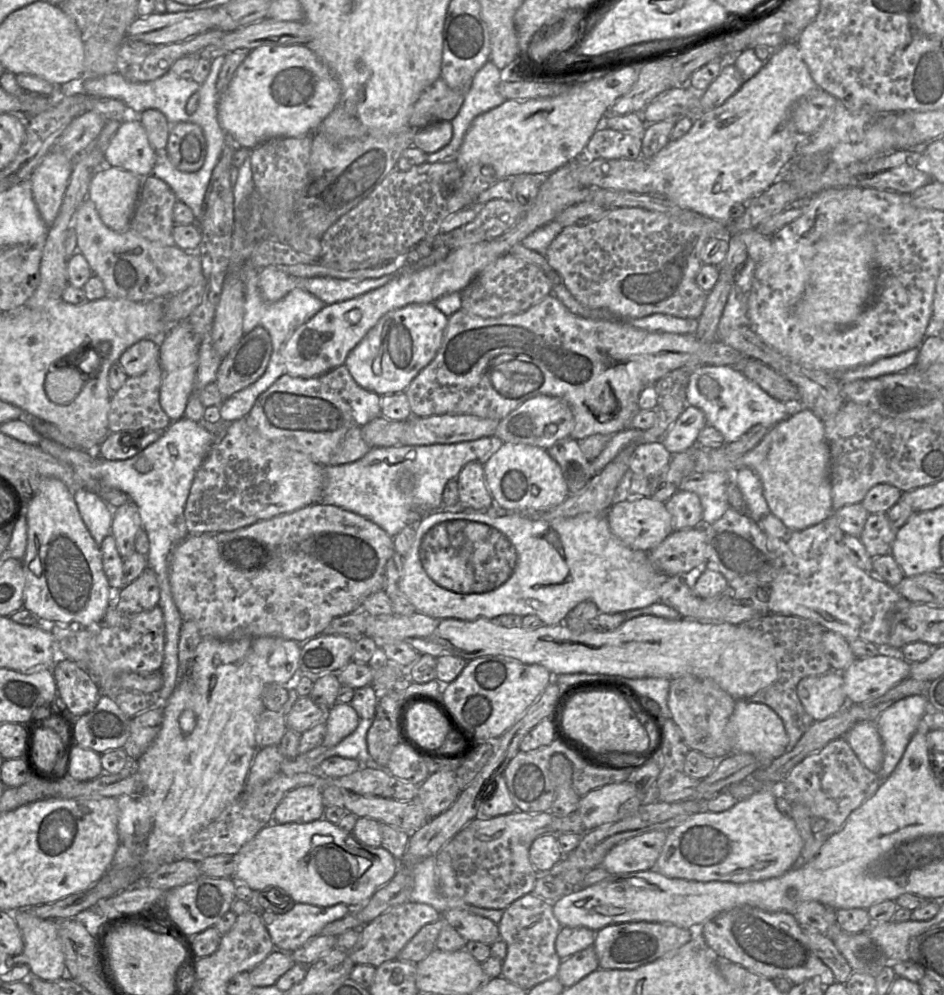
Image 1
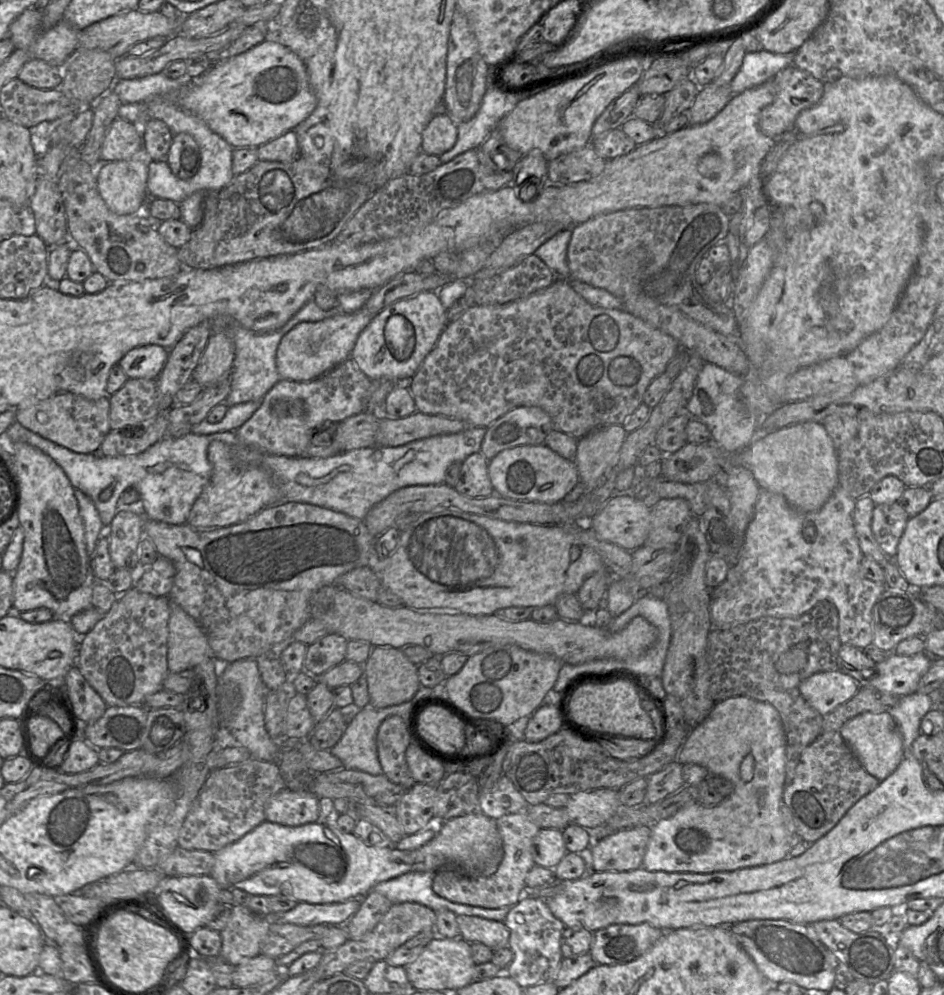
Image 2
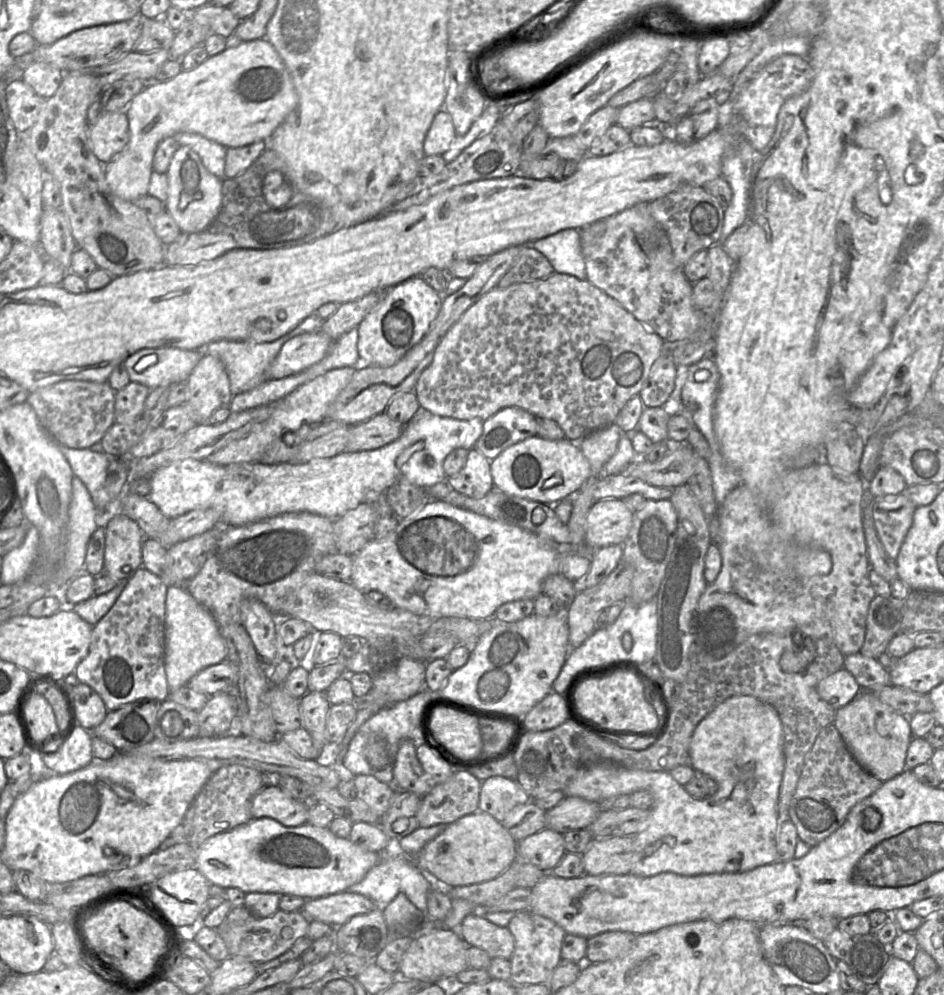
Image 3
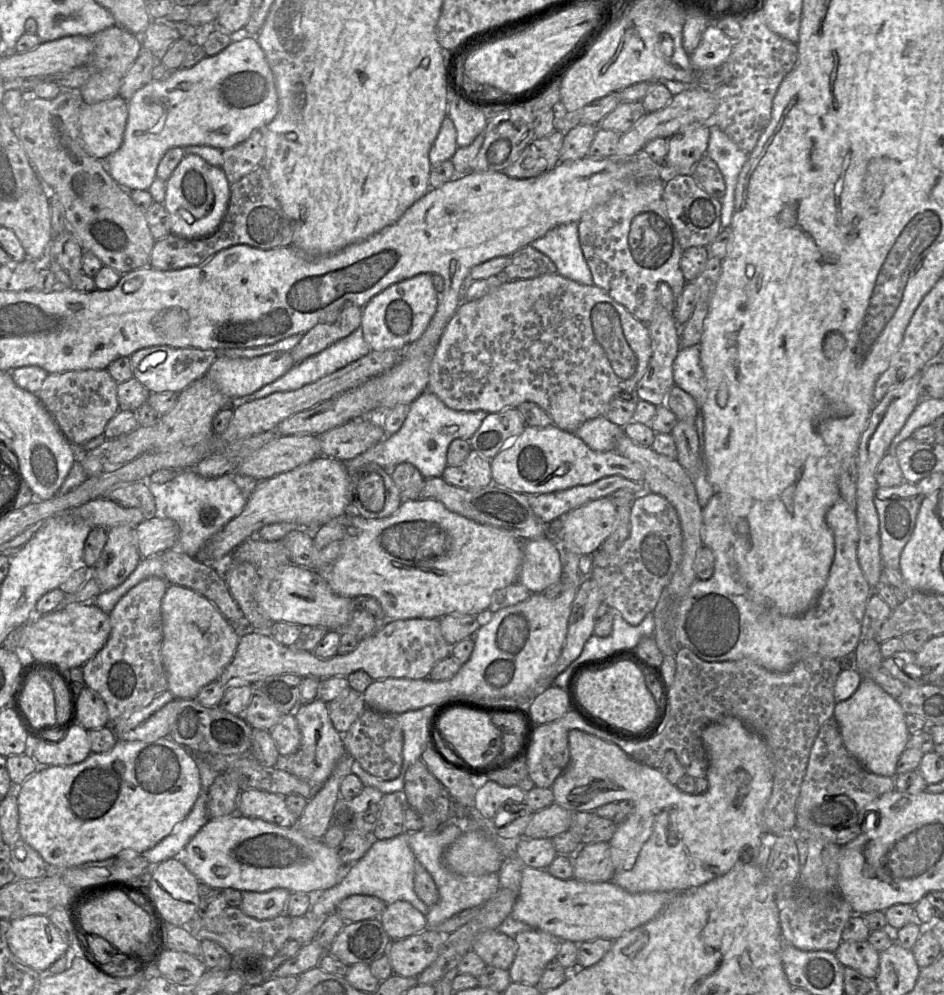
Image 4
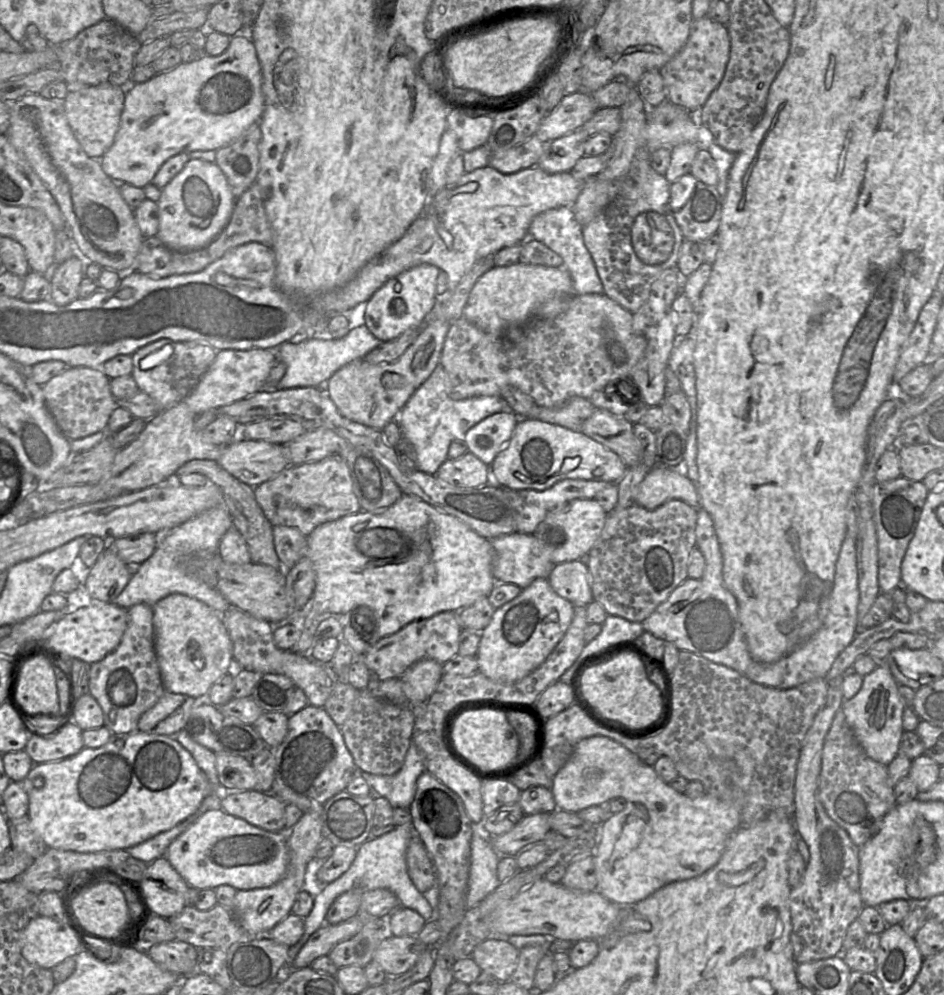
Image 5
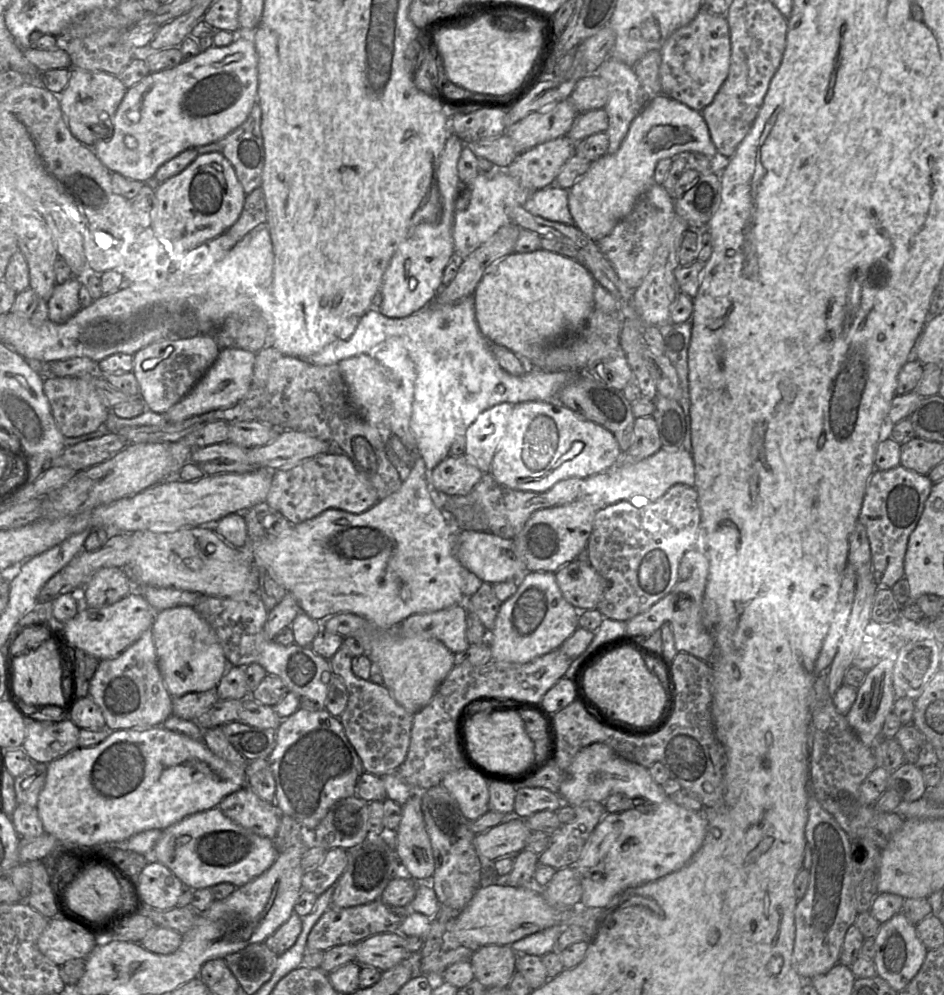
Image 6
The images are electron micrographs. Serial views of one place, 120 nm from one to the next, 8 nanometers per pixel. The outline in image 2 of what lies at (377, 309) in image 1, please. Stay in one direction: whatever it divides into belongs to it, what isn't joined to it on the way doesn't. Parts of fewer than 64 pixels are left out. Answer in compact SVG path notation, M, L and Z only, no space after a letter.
M365 308L342 312L317 322L301 322L286 333L276 351L276 368L280 379L308 382L321 377L350 358L357 338L374 314Z

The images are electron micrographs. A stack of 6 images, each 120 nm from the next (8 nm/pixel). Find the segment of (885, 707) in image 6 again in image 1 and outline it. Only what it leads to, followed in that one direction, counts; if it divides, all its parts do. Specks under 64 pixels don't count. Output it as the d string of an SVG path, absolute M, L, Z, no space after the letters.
M876 722L857 723L843 737L861 763L878 774L883 763L883 745Z

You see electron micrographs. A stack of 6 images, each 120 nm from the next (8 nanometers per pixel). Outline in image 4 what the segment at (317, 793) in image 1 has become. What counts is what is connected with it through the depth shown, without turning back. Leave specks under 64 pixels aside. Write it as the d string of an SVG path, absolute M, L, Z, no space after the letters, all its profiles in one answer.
M258 789L240 792L237 799L237 813L279 827L296 827L298 821L298 817L295 817L286 806L285 797Z

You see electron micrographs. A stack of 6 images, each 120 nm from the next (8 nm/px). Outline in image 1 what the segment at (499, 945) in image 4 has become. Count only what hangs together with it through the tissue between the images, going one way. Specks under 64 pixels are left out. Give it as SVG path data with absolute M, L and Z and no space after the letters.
M447 910L442 914L442 919L451 925L466 942L476 941L491 947L500 938L497 924L488 918L465 910Z

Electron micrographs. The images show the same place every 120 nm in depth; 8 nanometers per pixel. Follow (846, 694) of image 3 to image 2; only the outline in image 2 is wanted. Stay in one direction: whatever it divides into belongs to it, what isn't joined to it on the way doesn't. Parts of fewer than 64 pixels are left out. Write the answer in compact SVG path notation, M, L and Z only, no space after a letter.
M837 669L813 674L799 686L807 703L823 716L853 698L859 689L858 681Z

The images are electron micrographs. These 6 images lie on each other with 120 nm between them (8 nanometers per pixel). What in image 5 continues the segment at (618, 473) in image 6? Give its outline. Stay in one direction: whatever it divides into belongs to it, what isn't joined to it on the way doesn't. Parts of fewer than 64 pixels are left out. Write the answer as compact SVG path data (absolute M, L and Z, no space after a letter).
M655 465L639 485L634 504L655 510L670 500L680 500L693 508L700 508L696 484L684 475L684 471Z

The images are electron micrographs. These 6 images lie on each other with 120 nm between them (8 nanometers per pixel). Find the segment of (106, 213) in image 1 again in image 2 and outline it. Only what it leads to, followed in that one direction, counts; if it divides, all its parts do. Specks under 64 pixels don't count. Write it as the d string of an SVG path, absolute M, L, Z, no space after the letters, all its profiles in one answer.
M142 148L131 159L102 163L96 171L99 193L117 215L139 214L148 199L149 160Z

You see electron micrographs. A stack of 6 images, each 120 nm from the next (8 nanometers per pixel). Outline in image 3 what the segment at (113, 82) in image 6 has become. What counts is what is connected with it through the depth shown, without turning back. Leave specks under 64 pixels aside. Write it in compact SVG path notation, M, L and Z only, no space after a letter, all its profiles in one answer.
M102 111L89 126L88 134L93 154L101 163L107 164L128 145L130 129L126 112Z

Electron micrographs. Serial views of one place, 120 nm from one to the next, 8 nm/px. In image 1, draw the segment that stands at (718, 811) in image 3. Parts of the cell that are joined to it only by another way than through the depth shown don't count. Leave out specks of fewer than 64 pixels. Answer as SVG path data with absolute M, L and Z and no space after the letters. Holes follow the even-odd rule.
M748 699L736 700L729 720L729 737L732 738L732 754L750 753L756 757L761 767L770 765L788 749L788 735L781 718L766 704ZM777 786L764 788L746 799L738 800L726 811L713 813L703 810L692 815L668 831L655 869L669 878L698 882L721 881L741 884L782 876L794 868L794 863L801 856L803 840L793 819L784 816L777 809L775 801L778 793Z

